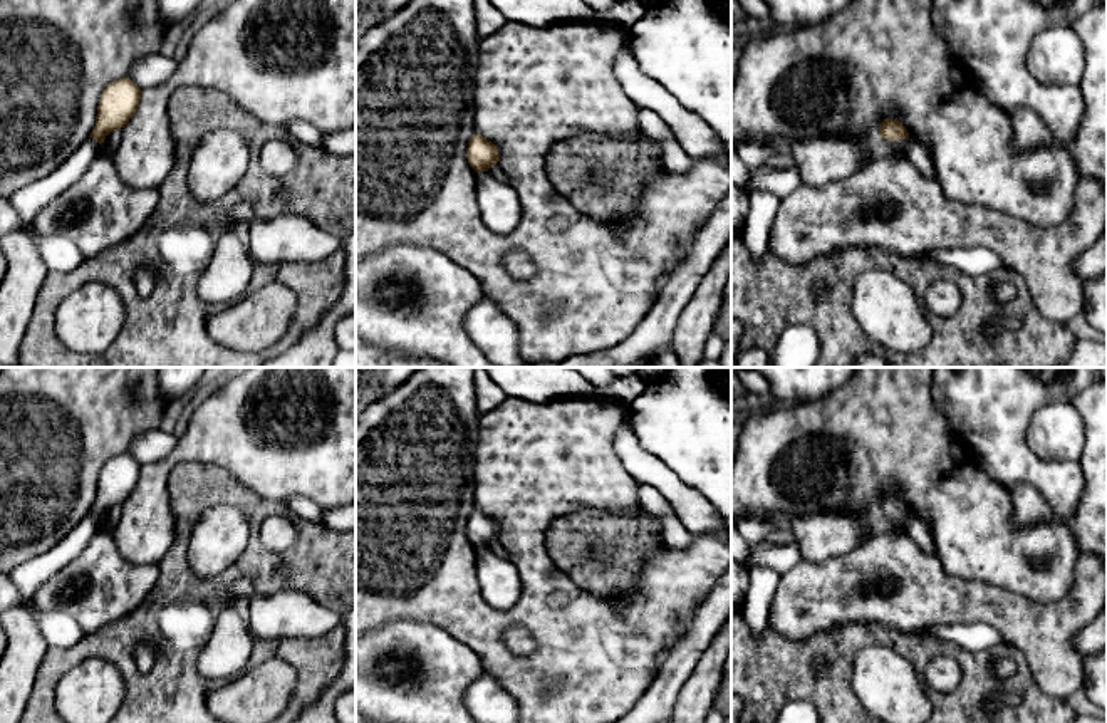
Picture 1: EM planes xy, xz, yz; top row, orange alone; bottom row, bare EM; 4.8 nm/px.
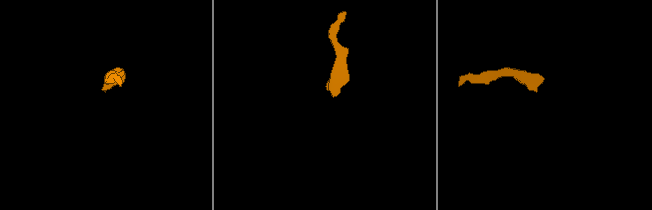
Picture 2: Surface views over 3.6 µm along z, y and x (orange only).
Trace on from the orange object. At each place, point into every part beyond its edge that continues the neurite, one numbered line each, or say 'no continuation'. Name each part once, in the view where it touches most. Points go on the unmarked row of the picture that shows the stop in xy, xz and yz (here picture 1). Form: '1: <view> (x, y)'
1: yz (899, 522)

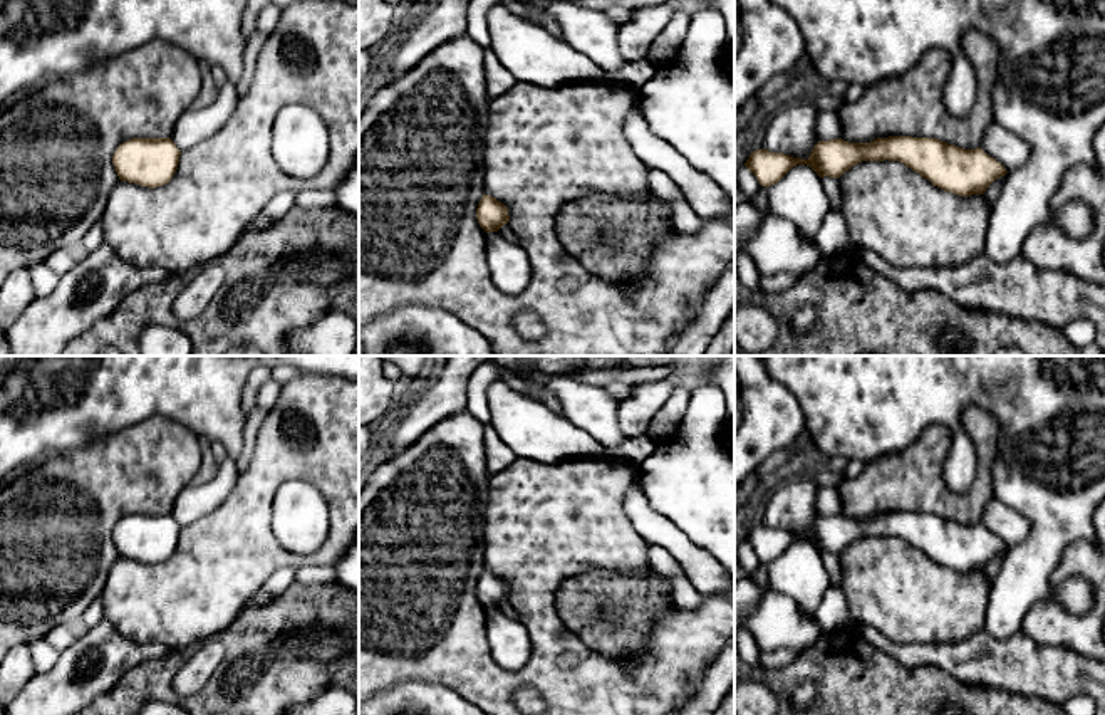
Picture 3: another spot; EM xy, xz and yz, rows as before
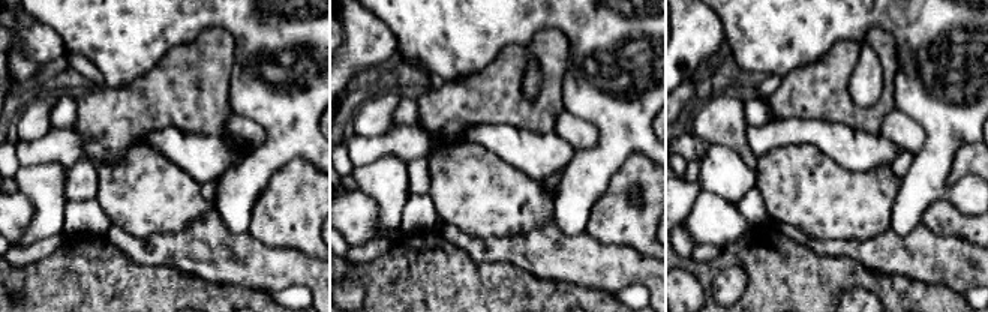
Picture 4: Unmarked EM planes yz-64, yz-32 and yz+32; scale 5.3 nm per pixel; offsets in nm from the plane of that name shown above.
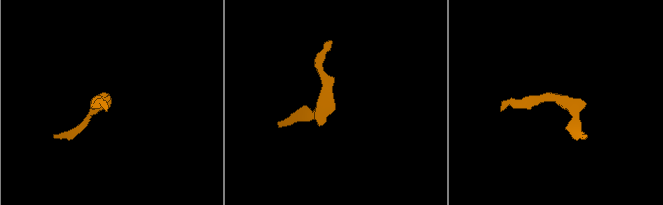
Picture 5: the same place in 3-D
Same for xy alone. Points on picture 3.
no continuation

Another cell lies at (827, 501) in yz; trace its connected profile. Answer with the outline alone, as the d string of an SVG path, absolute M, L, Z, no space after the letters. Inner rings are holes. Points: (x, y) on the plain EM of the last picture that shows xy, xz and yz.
M818 480L813 504L820 517L838 515L842 512L842 498L832 482Z

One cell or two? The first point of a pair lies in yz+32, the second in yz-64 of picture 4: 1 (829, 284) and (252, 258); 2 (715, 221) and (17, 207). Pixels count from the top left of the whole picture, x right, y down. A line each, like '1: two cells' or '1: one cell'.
1: two cells
2: one cell

